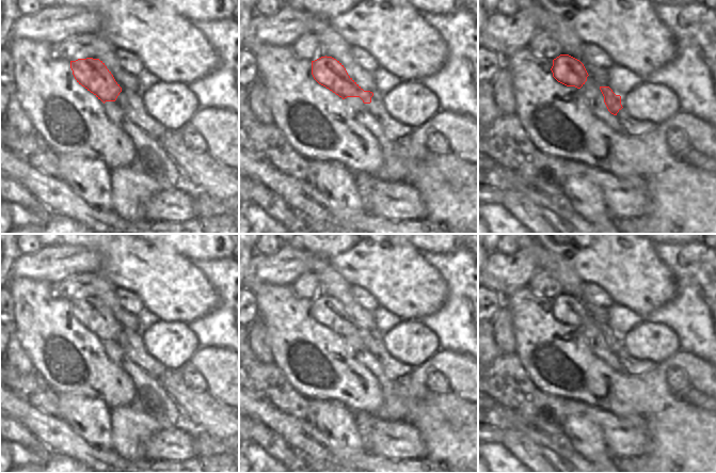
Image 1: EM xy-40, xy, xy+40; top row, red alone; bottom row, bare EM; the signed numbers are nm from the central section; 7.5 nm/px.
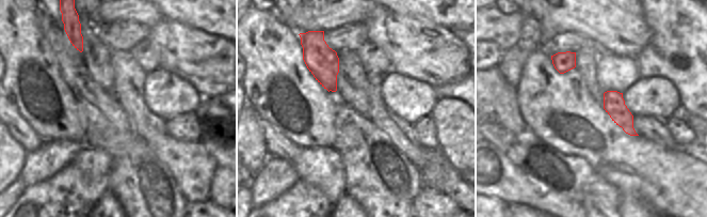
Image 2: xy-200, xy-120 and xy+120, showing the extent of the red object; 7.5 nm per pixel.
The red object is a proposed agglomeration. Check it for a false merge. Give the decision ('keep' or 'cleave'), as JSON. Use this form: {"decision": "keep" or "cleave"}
{"decision": "keep"}

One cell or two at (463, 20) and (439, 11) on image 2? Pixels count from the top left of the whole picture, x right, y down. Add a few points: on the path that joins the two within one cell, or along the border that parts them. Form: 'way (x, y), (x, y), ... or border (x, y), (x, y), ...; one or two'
way (458, 15), (445, 14); one

